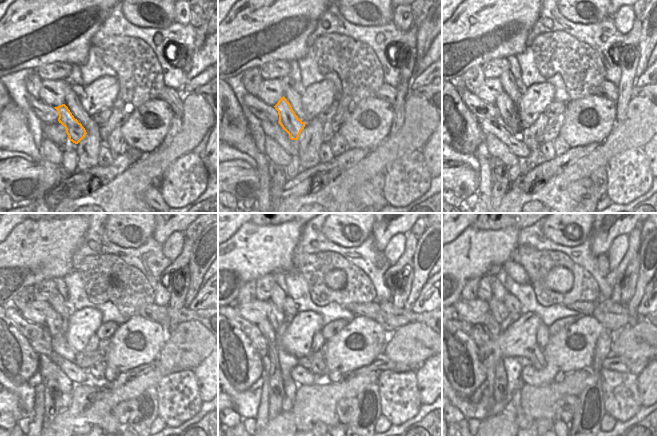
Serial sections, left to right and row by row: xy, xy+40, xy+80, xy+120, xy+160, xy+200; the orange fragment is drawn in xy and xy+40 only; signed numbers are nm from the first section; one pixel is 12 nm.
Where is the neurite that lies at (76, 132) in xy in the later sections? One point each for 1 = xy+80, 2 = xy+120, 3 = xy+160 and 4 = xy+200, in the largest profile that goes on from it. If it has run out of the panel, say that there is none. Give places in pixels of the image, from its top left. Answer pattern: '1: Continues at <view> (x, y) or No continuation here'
1: Continues at xy+80 (509, 114)
2: Continues at xy+120 (59, 343)
3: Continues at xy+160 (276, 316)
4: Continues at xy+200 (497, 309).

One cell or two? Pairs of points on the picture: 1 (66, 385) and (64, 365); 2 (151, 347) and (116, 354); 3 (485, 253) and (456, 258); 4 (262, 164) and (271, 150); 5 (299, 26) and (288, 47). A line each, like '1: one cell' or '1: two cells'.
1: two cells
2: one cell
3: one cell
4: two cells
5: one cell

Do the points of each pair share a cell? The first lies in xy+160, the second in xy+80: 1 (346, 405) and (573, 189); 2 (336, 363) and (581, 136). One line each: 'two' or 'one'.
1: one
2: one

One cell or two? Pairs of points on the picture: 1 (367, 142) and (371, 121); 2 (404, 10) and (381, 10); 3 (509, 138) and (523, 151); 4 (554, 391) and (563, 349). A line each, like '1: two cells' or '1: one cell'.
1: one cell
2: two cells
3: one cell
4: two cells

